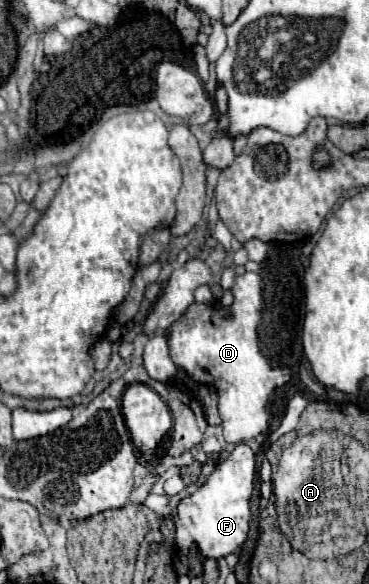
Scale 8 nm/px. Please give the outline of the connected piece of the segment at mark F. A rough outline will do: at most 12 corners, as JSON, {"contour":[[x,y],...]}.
{"contour":[[247,445],[177,505],[177,545],[237,551],[249,531],[255,455]]}

